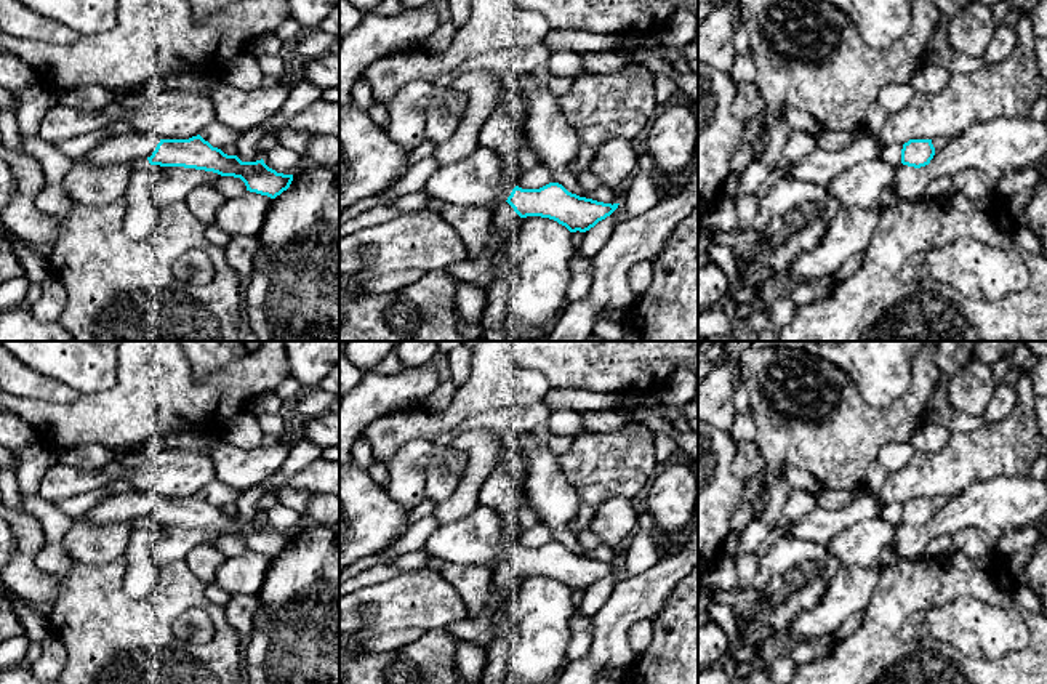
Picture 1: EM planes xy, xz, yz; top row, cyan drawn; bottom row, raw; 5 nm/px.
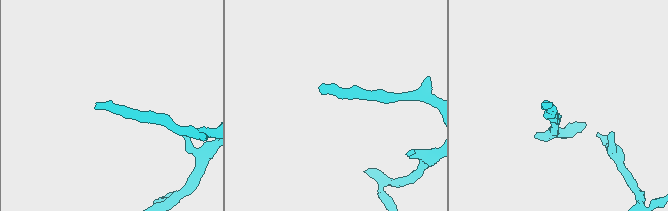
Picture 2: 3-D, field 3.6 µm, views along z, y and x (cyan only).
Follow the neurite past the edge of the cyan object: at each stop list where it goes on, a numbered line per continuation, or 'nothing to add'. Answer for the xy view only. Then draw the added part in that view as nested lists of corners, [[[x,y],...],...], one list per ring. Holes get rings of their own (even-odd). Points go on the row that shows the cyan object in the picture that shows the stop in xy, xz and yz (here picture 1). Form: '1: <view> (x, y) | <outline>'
1: xy (128, 148) | [[[133,130],[126,135],[107,138],[91,149],[80,162],[90,167],[110,167],[117,163],[133,165],[139,159],[150,157],[158,143],[158,136]]]

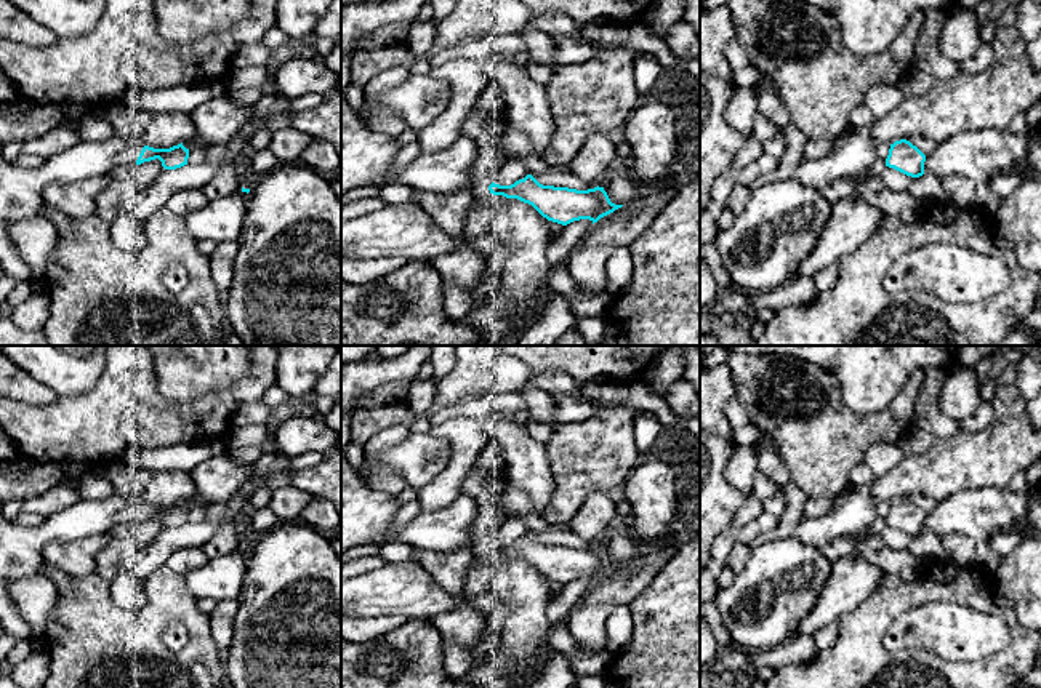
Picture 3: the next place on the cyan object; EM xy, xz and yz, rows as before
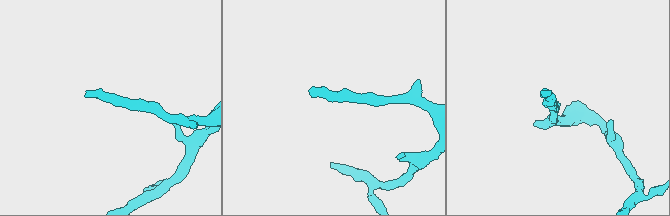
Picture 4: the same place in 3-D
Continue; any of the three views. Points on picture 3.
1: xy (21, 189) | [[[119,134],[106,141],[80,141],[34,170],[8,162],[0,152],[0,267],[5,275],[16,283],[32,282],[30,267],[21,258],[8,227],[38,216],[48,184],[111,174],[120,166],[131,170],[143,147]]]

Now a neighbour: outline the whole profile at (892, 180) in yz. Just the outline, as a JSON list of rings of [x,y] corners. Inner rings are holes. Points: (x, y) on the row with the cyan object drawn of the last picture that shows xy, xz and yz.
[[[889,166],[882,170],[879,178],[884,182],[884,186],[894,192],[906,192],[911,182],[916,179]]]

